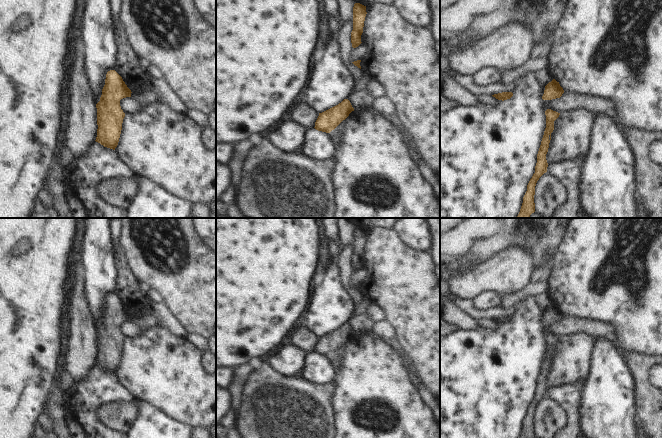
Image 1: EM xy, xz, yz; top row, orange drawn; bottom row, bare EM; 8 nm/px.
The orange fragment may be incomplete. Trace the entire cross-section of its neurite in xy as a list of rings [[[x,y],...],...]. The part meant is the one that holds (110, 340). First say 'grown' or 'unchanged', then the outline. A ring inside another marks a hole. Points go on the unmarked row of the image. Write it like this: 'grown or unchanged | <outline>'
grown | [[[115,294],[108,295],[100,325],[96,328],[98,353],[95,365],[104,371],[115,374],[118,369],[125,341],[120,324],[126,321],[133,322],[141,329],[156,325],[156,319],[149,310],[137,318],[127,311]]]

